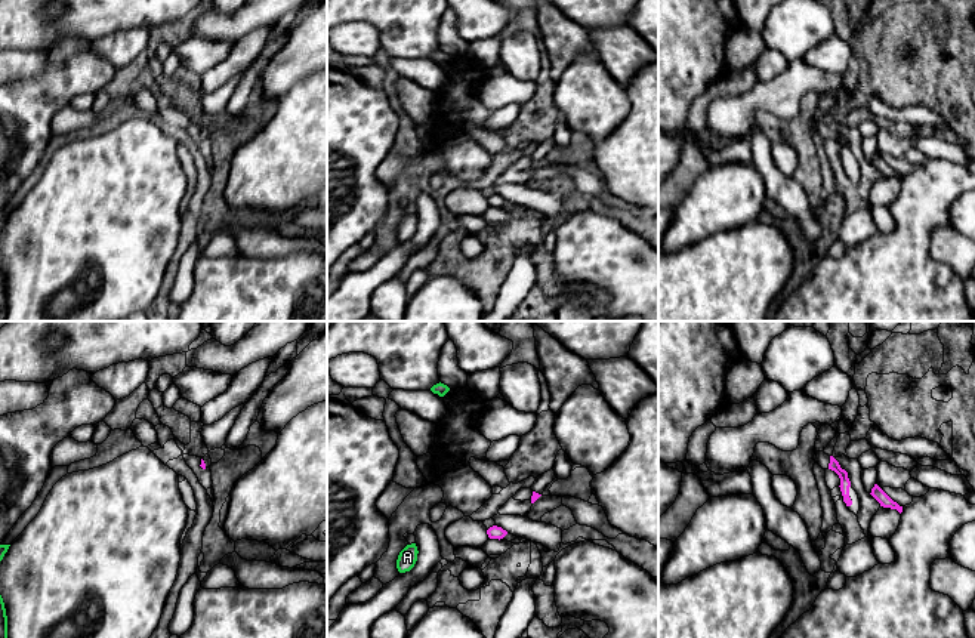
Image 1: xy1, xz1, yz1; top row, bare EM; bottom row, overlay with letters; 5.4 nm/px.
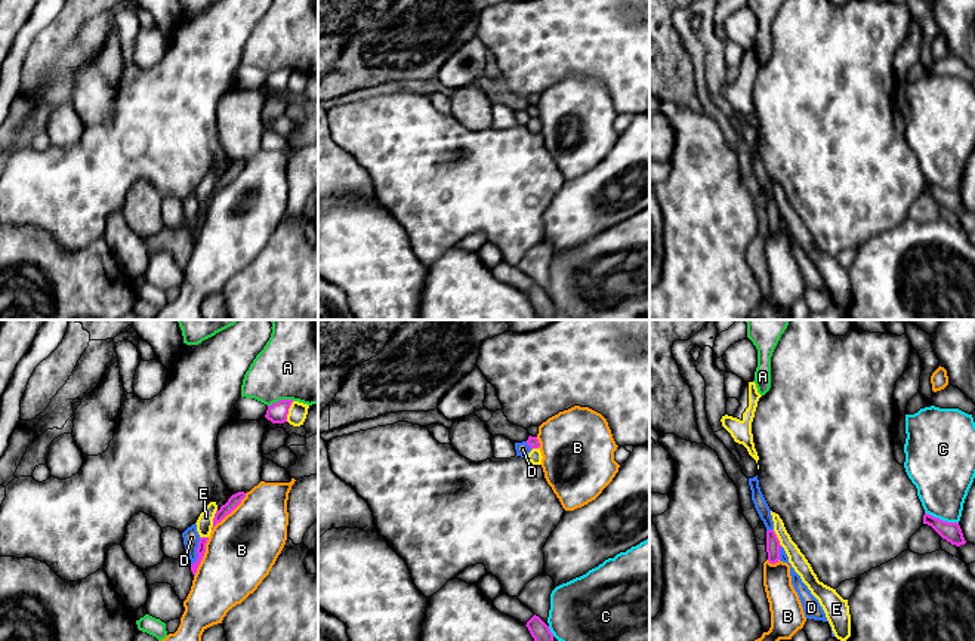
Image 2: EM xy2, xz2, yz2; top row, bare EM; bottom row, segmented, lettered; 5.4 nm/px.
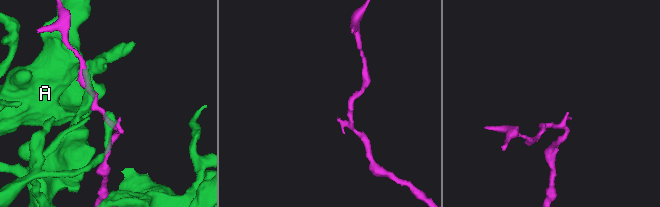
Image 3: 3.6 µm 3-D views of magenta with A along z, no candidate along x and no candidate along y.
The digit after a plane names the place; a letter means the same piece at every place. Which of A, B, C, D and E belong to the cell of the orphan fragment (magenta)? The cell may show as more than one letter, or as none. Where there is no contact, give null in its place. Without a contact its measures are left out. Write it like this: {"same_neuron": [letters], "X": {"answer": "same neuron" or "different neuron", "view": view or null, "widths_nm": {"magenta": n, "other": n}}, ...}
{"same_neuron": [], "A": {"answer": "different neuron", "view": "xy2", "widths_nm": {"magenta": 110, "other": 400}}, "B": {"answer": "different neuron", "view": "xy2", "widths_nm": {"magenta": 70, "other": 380}}, "C": {"answer": "different neuron", "view": "yz2", "widths_nm": {"magenta": 110, "other": 320}}, "D": {"answer": "different neuron", "view": "xy2", "widths_nm": {"magenta": 50, "other": 90}}, "E": {"answer": "different neuron", "view": "xy2", "widths_nm": {"magenta": 110, "other": 100}}}

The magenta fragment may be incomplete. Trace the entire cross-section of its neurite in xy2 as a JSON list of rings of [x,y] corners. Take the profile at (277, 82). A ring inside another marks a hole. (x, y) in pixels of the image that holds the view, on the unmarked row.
[[[280,68],[278,71],[268,74],[265,86],[272,92],[287,90],[287,83],[291,71],[293,68]]]

